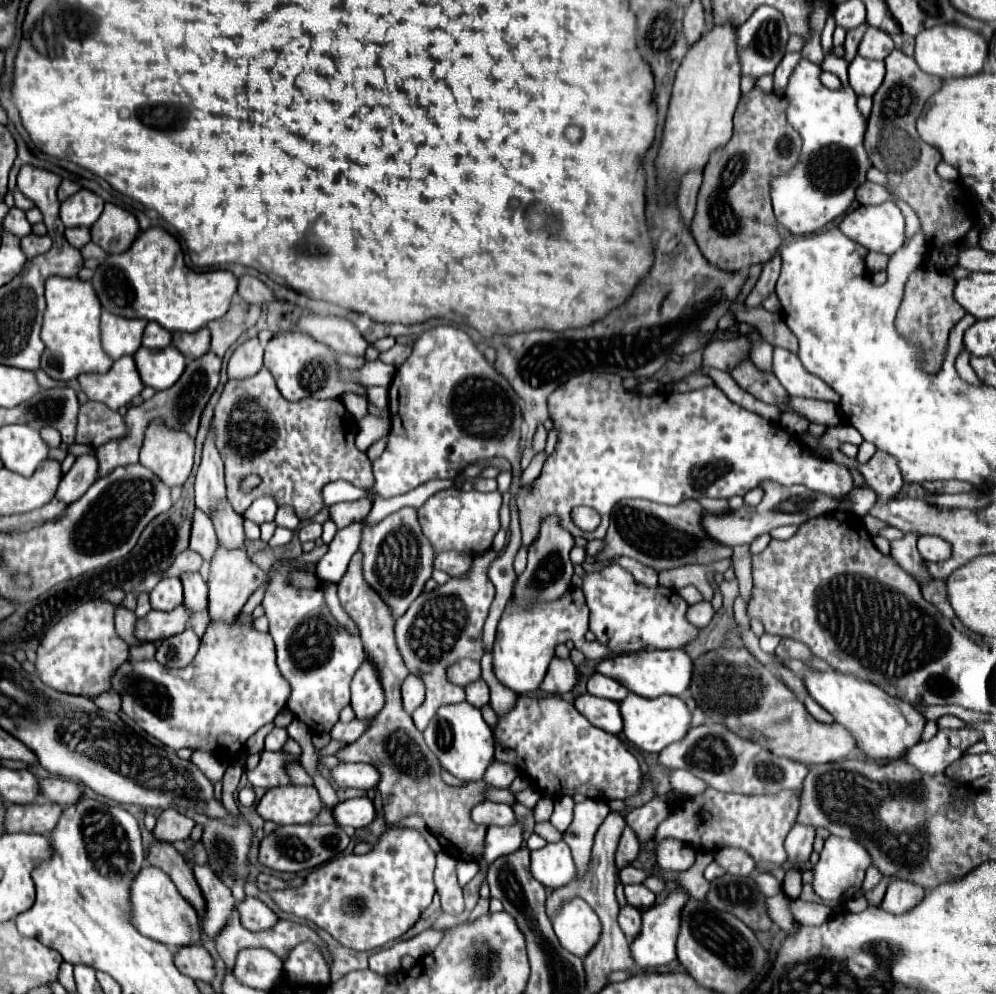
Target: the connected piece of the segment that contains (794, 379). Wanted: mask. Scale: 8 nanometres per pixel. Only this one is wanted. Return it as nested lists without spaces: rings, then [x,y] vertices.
[[[775,347],[773,371],[789,395],[823,399],[823,401],[833,401],[833,403],[839,403],[839,399],[841,399],[825,381],[811,375],[803,367],[799,357],[787,349]]]

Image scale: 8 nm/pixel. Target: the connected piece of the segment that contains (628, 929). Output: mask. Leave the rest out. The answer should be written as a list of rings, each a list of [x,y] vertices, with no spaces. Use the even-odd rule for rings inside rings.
[[[625,905],[619,911],[619,925],[621,925],[623,933],[629,937],[629,941],[633,941],[641,931],[641,911],[631,909],[629,905]]]

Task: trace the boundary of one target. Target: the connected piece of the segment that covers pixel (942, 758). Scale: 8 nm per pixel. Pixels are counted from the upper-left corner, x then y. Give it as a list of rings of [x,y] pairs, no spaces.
[[[971,727],[939,729],[931,741],[921,741],[909,749],[905,761],[927,775],[943,773],[947,765],[957,761],[977,741],[979,735]]]

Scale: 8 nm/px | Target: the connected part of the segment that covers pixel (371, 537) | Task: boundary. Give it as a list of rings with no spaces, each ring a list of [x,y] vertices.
[[[403,507],[377,525],[365,527],[359,549],[363,551],[363,575],[367,583],[393,609],[393,617],[401,617],[423,591],[423,585],[431,577],[435,559],[435,551],[421,531],[417,509]]]

